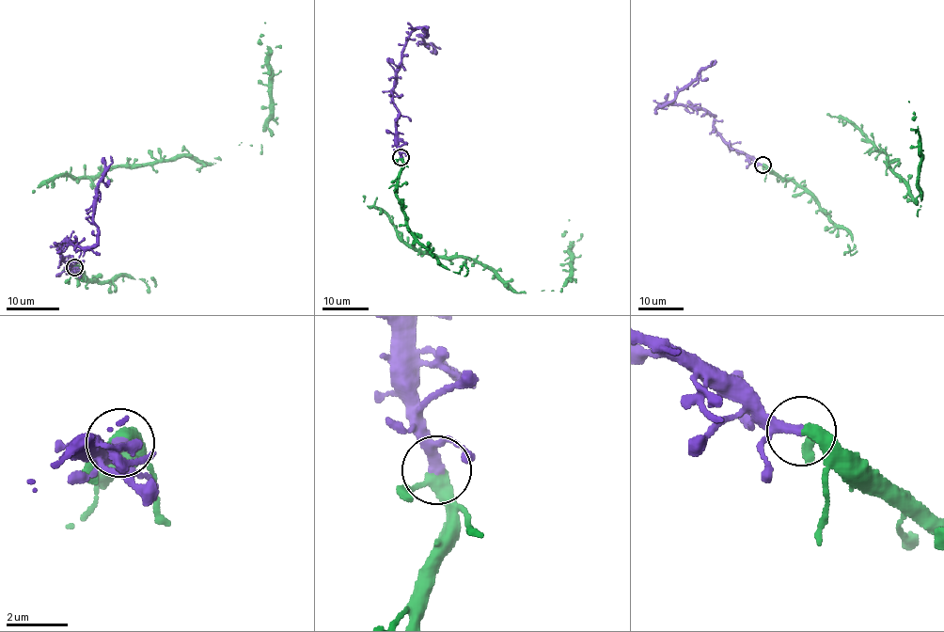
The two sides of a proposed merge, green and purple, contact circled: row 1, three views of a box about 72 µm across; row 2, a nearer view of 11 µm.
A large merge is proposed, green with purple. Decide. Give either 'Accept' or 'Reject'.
Accept

